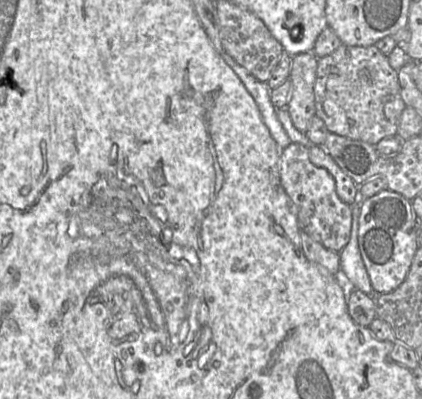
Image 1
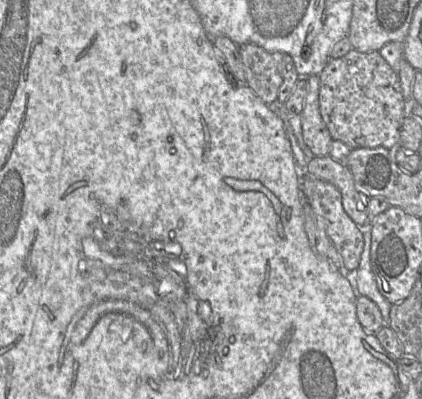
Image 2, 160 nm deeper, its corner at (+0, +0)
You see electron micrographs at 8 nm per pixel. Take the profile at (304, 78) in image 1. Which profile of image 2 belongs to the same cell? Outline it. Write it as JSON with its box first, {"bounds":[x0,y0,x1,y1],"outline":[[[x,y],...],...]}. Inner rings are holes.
{"bounds":[300,76,333,156],"outline":[[[319,76],[307,78],[307,95],[300,114],[303,140],[314,156],[330,154],[333,138],[325,125],[319,109]]]}

